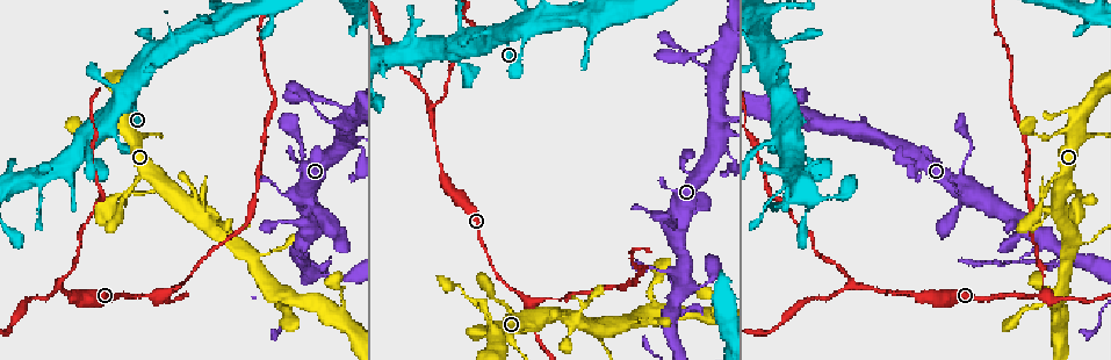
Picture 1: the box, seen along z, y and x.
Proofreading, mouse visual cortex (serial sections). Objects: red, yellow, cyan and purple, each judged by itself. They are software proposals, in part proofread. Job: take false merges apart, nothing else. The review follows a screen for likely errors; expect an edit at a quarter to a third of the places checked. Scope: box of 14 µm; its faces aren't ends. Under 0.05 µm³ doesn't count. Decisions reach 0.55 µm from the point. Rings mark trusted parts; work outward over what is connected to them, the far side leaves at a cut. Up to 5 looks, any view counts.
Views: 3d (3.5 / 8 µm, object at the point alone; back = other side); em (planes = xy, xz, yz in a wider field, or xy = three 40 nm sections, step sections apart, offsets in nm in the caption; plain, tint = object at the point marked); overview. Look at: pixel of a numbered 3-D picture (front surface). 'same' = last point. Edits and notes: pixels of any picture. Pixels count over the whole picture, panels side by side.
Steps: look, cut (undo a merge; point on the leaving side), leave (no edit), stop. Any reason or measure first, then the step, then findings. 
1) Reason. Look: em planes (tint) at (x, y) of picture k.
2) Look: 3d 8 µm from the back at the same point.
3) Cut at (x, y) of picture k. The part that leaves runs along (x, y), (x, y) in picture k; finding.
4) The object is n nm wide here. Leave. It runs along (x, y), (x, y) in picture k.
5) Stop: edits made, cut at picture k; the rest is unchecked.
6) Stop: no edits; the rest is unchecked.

Sudden change in width. Look: 3d 8 µm at (231, 242) of picture 1.

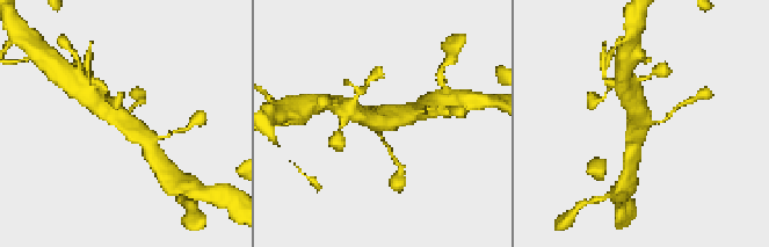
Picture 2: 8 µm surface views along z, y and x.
Look: 3d 3.5 µm at (121, 121) of picture 2.

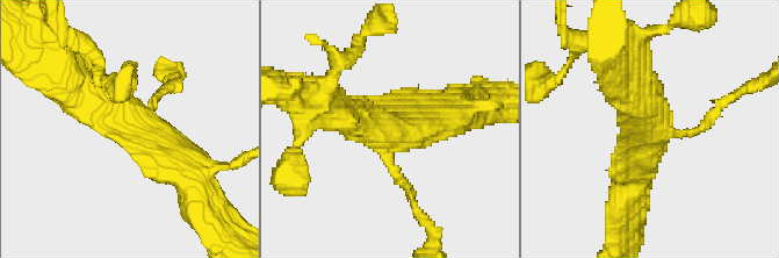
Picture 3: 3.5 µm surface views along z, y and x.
3 arms meet here; the arms are 150, 500, 500 nm wide; now the EM. Look: em xy step 1 (tint) at (126, 131) of picture 3.

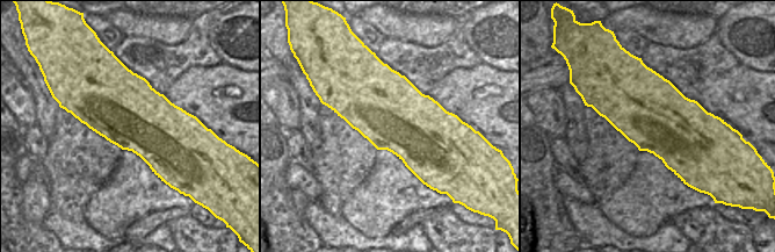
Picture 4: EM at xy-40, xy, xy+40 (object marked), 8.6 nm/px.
Leave. It runs along (72, 83), (190, 176) in picture 3; one cell here.

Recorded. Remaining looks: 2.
Thick turns thin. Look: 3d 3.5 µm at (302, 257) of picture 1.

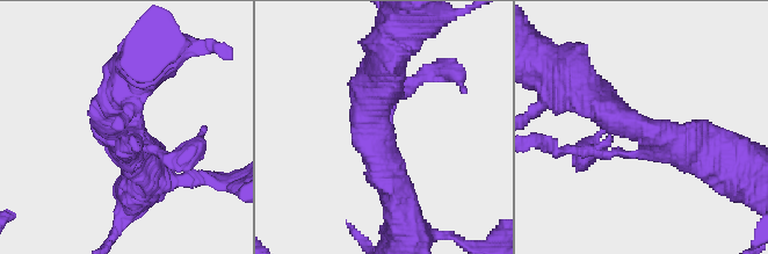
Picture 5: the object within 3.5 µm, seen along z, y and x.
Need the tissue. Look: em xy step 1 (tint) at (382, 134) of picture 5.

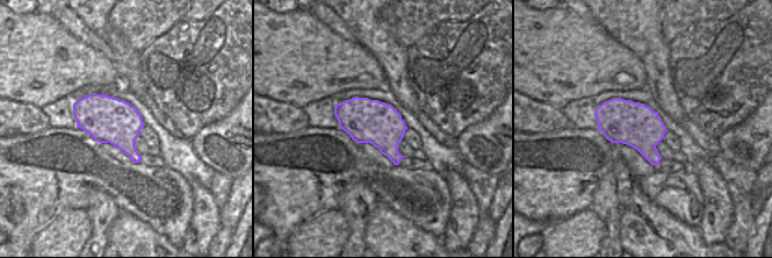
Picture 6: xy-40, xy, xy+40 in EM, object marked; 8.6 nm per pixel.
The object is 380 nm wide here. Cut at (569, 149) of picture 5. The part that leaves runs along (615, 151), (556, 151), (544, 139) in picture 5; two cells meet here.

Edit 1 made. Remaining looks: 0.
Stop: edits made, cut at picture 5; the rest is unchecked.

